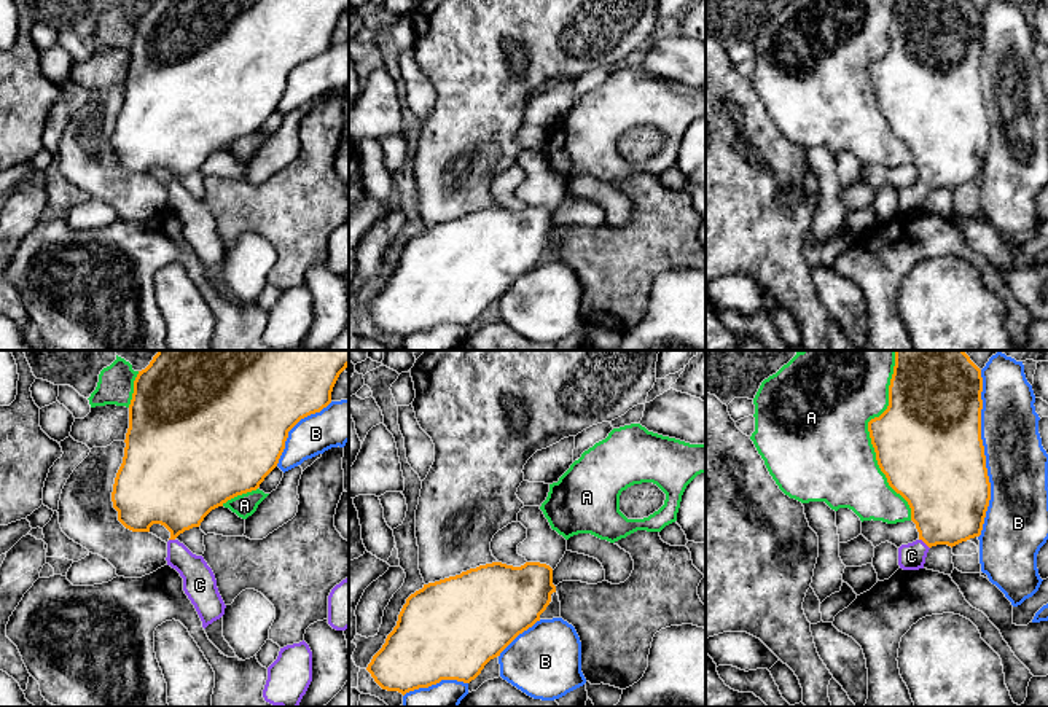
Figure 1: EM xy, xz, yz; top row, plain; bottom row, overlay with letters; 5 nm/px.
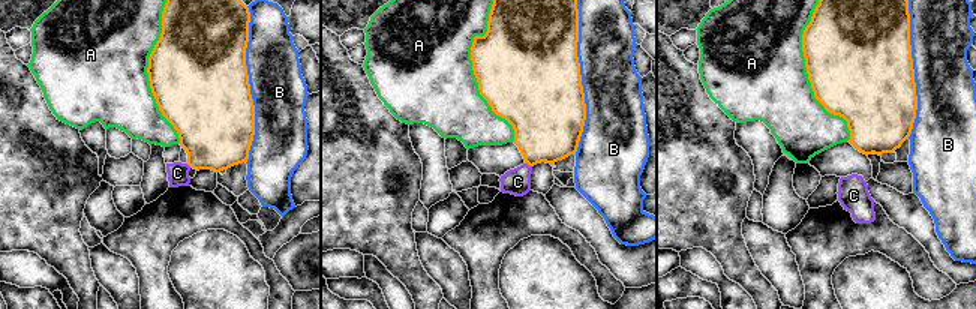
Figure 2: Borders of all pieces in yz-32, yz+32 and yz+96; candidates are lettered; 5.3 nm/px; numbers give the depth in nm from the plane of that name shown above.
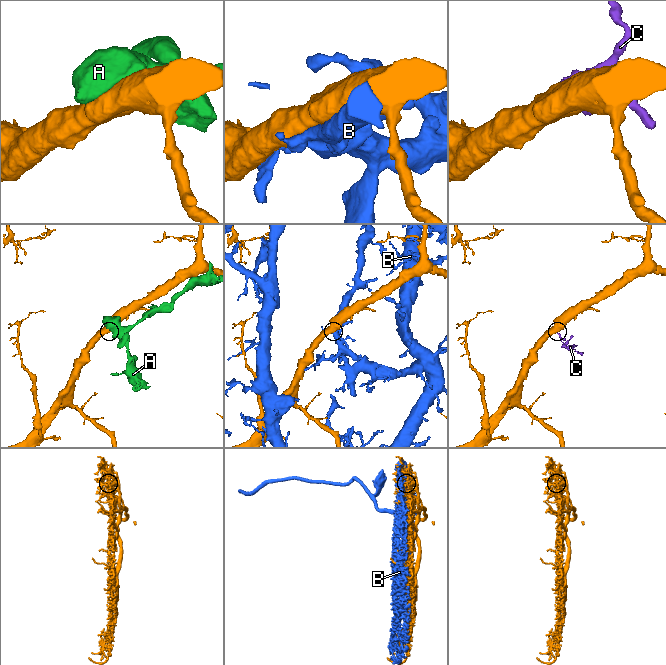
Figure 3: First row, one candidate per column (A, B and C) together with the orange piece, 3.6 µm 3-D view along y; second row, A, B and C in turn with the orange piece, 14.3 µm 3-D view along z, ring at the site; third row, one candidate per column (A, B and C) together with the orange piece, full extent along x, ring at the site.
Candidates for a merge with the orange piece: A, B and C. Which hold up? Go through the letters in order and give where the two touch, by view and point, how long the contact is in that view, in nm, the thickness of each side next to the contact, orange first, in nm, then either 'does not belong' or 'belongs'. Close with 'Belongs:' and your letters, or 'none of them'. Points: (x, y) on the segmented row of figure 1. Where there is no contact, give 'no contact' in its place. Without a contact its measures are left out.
A: contact yz (870, 433); length 850 nm; calibres 460 and 480 nm; does not belong
B: contact yz (983, 454); length 850 nm; calibres 500 and 300 nm; does not belong
C: contact yz (924, 542); length 80 nm; calibres 400 and 140 nm; belongs
Belongs: C

